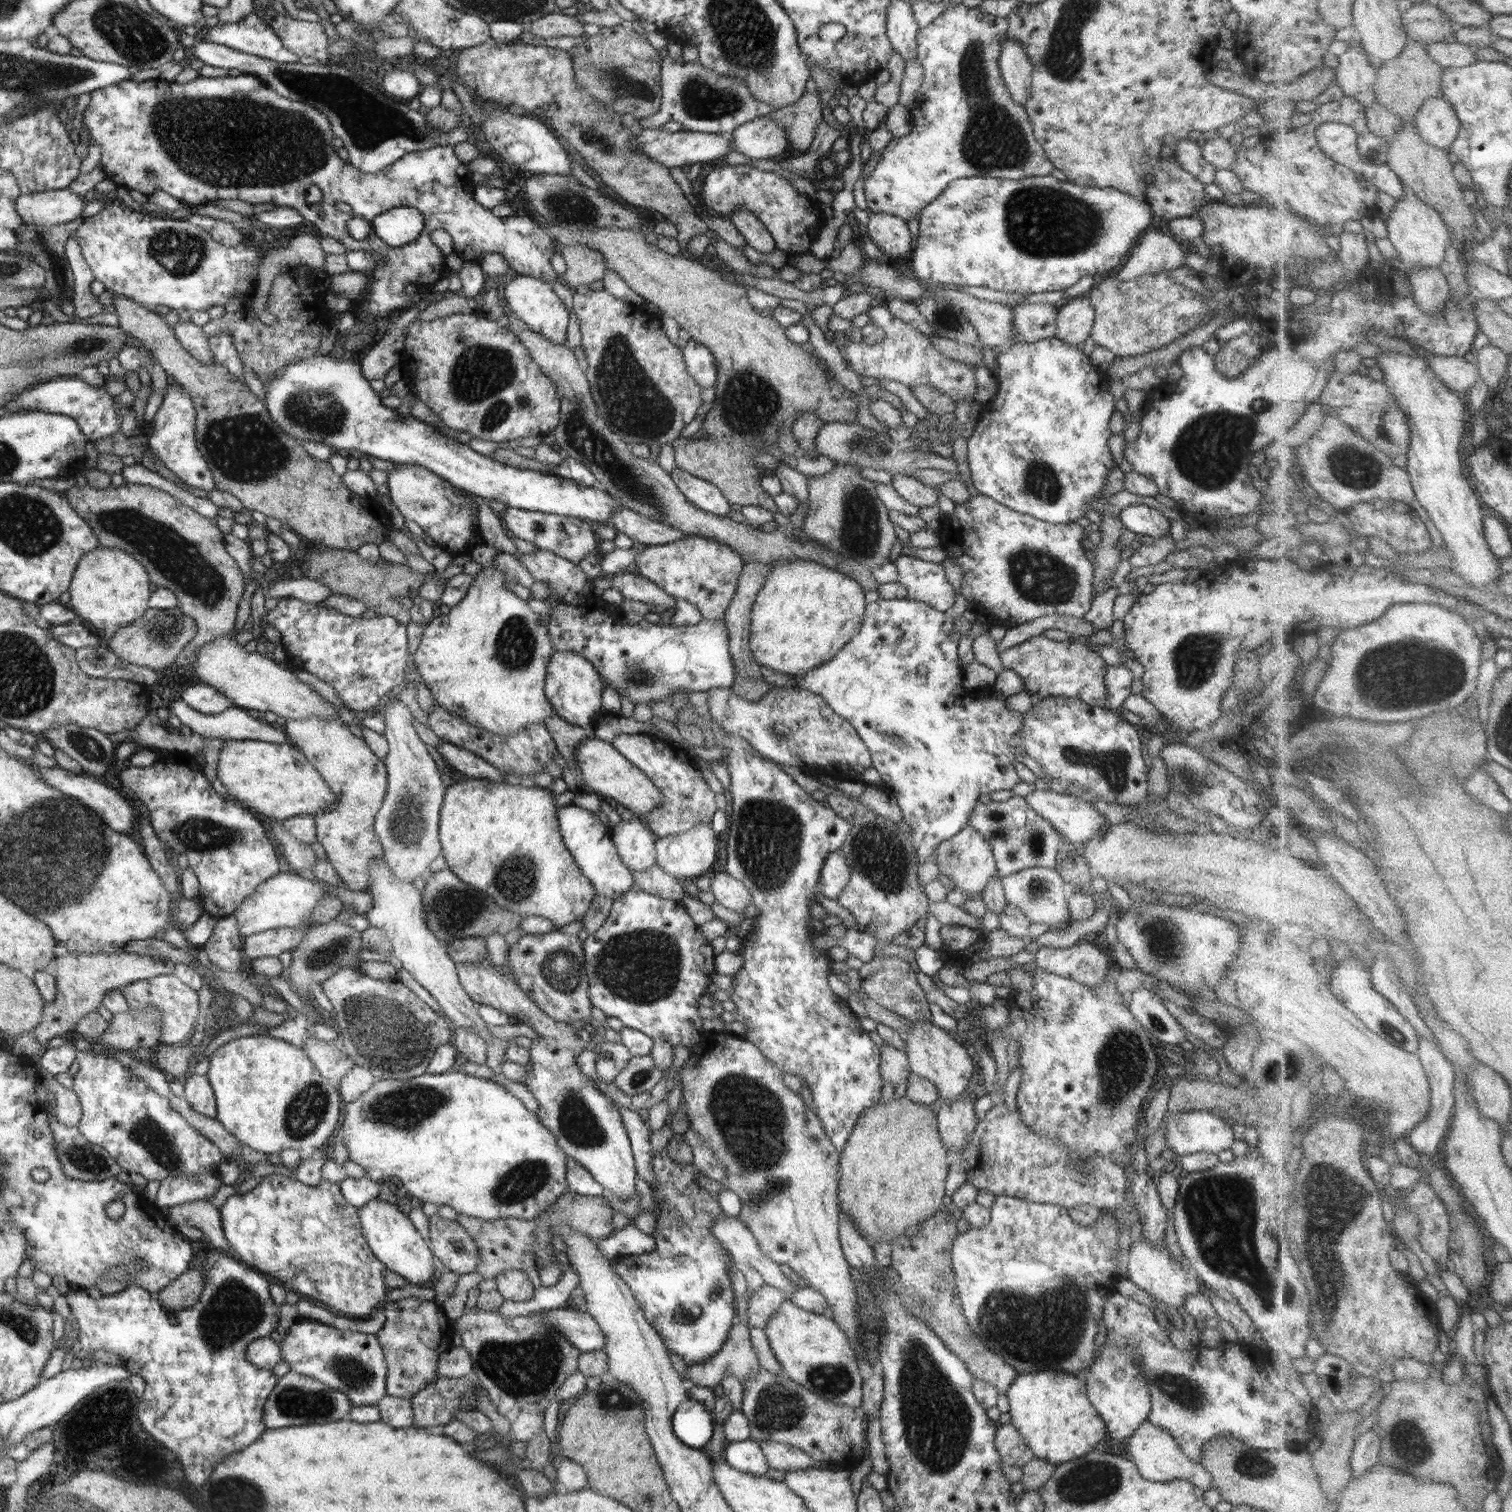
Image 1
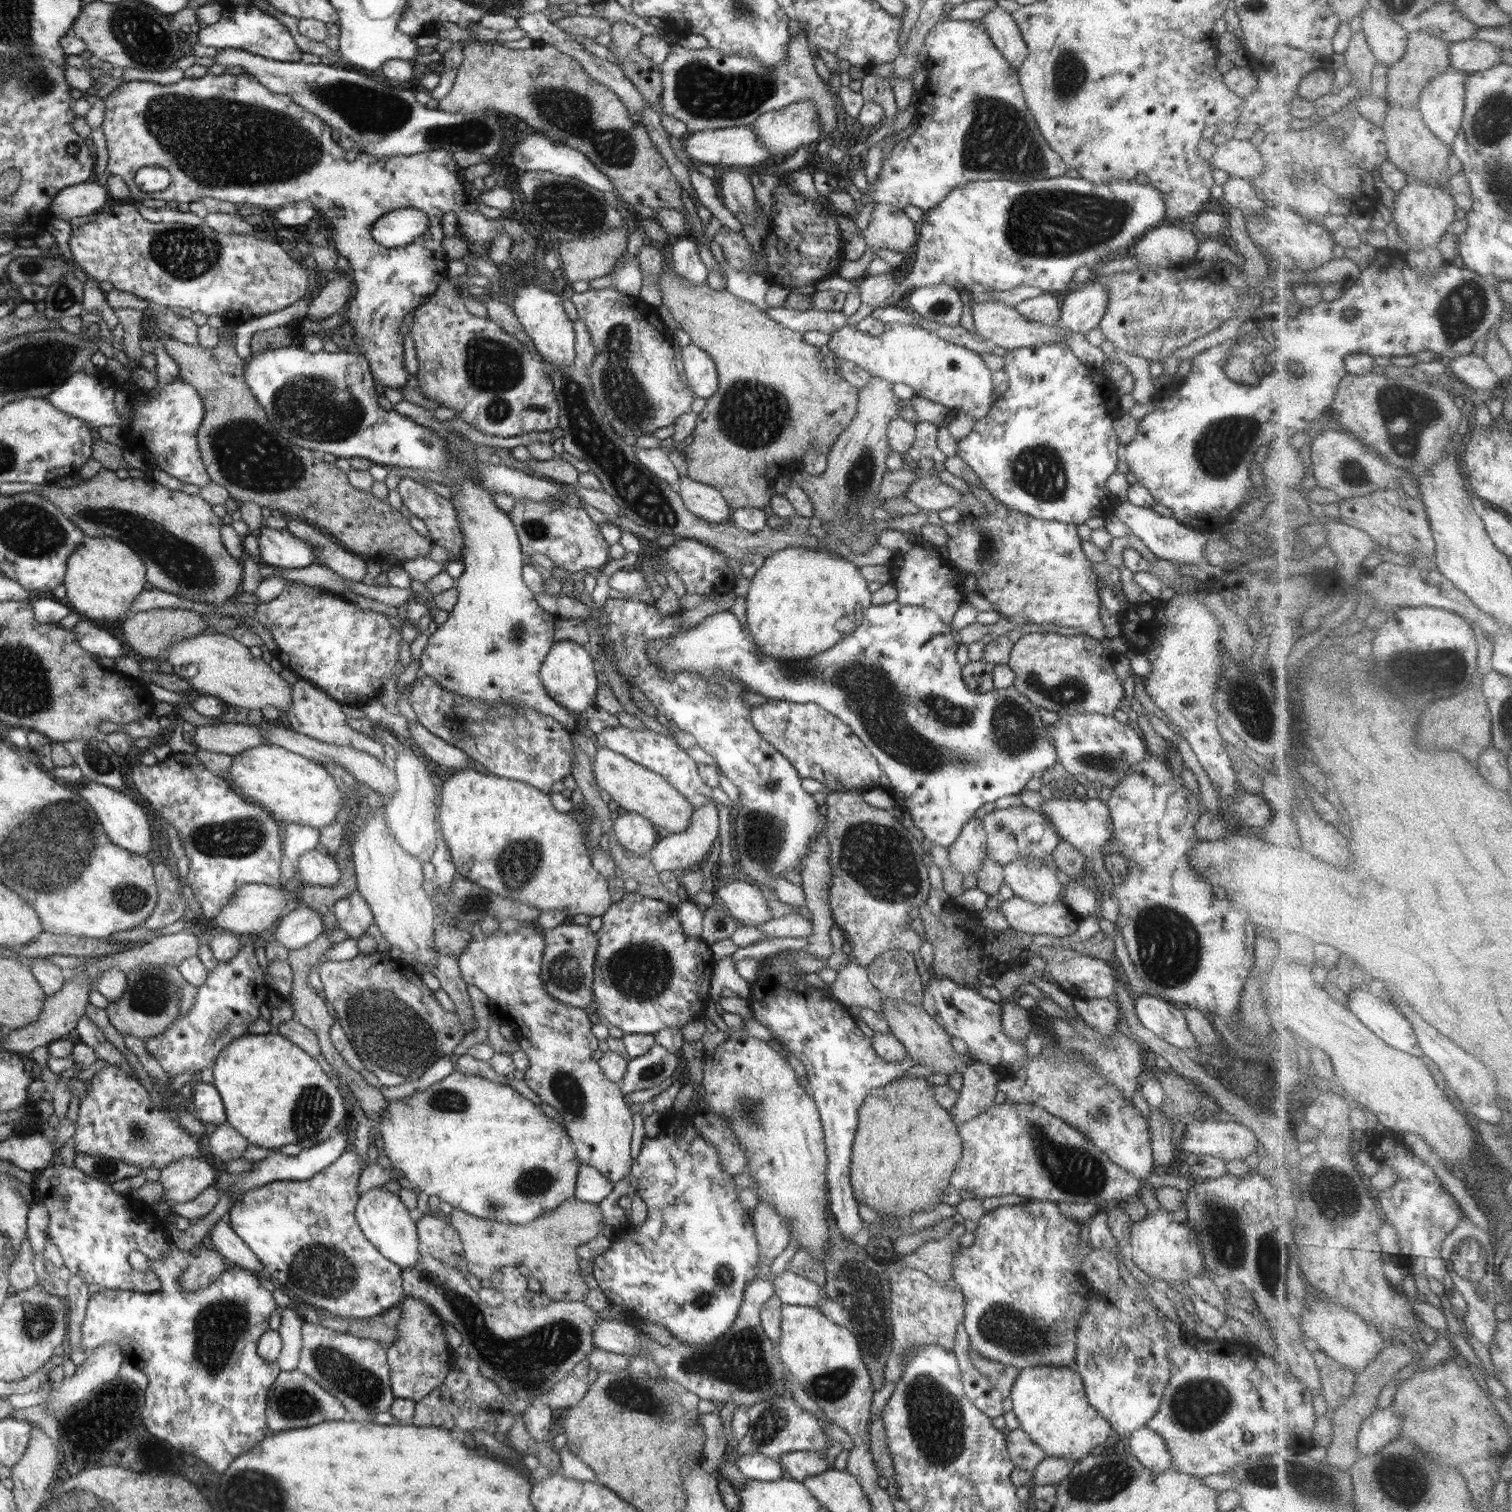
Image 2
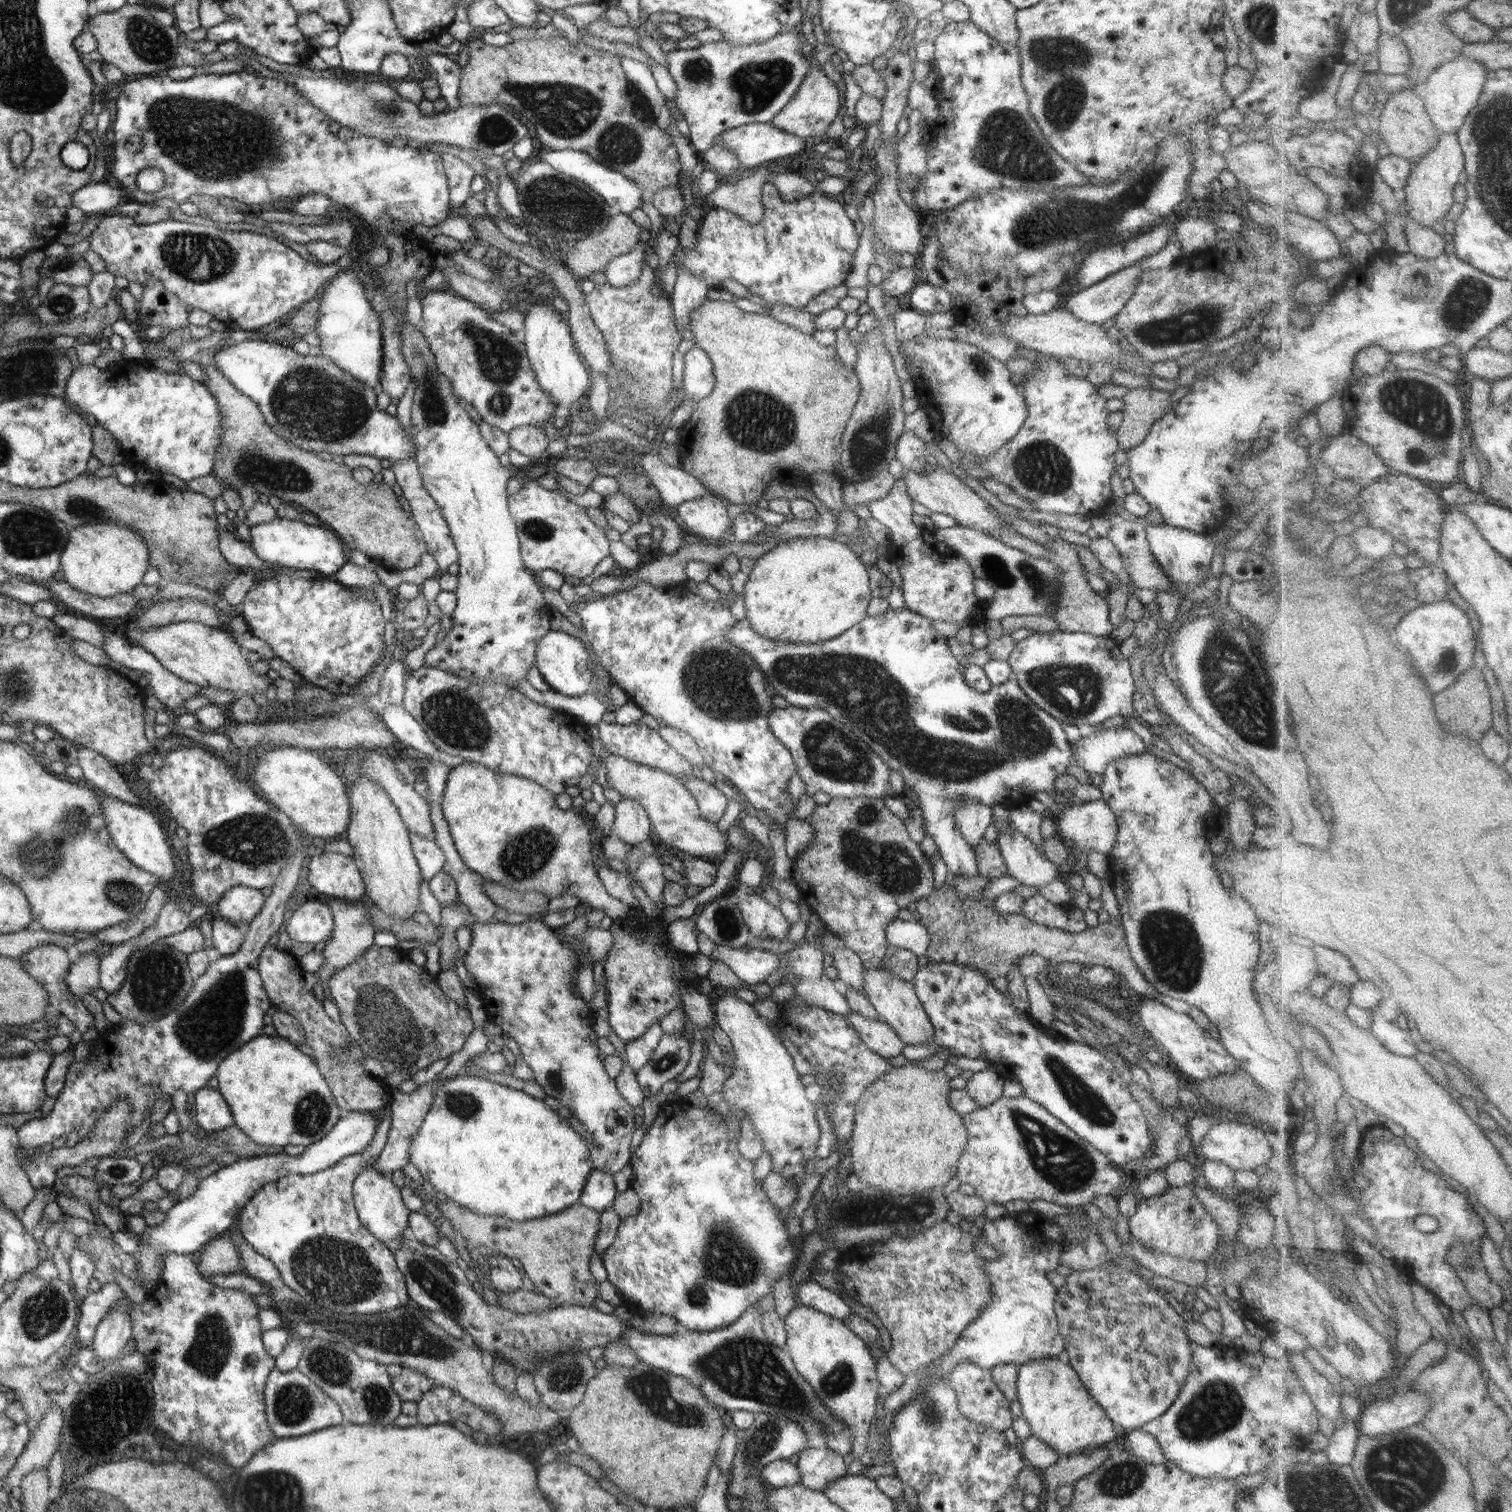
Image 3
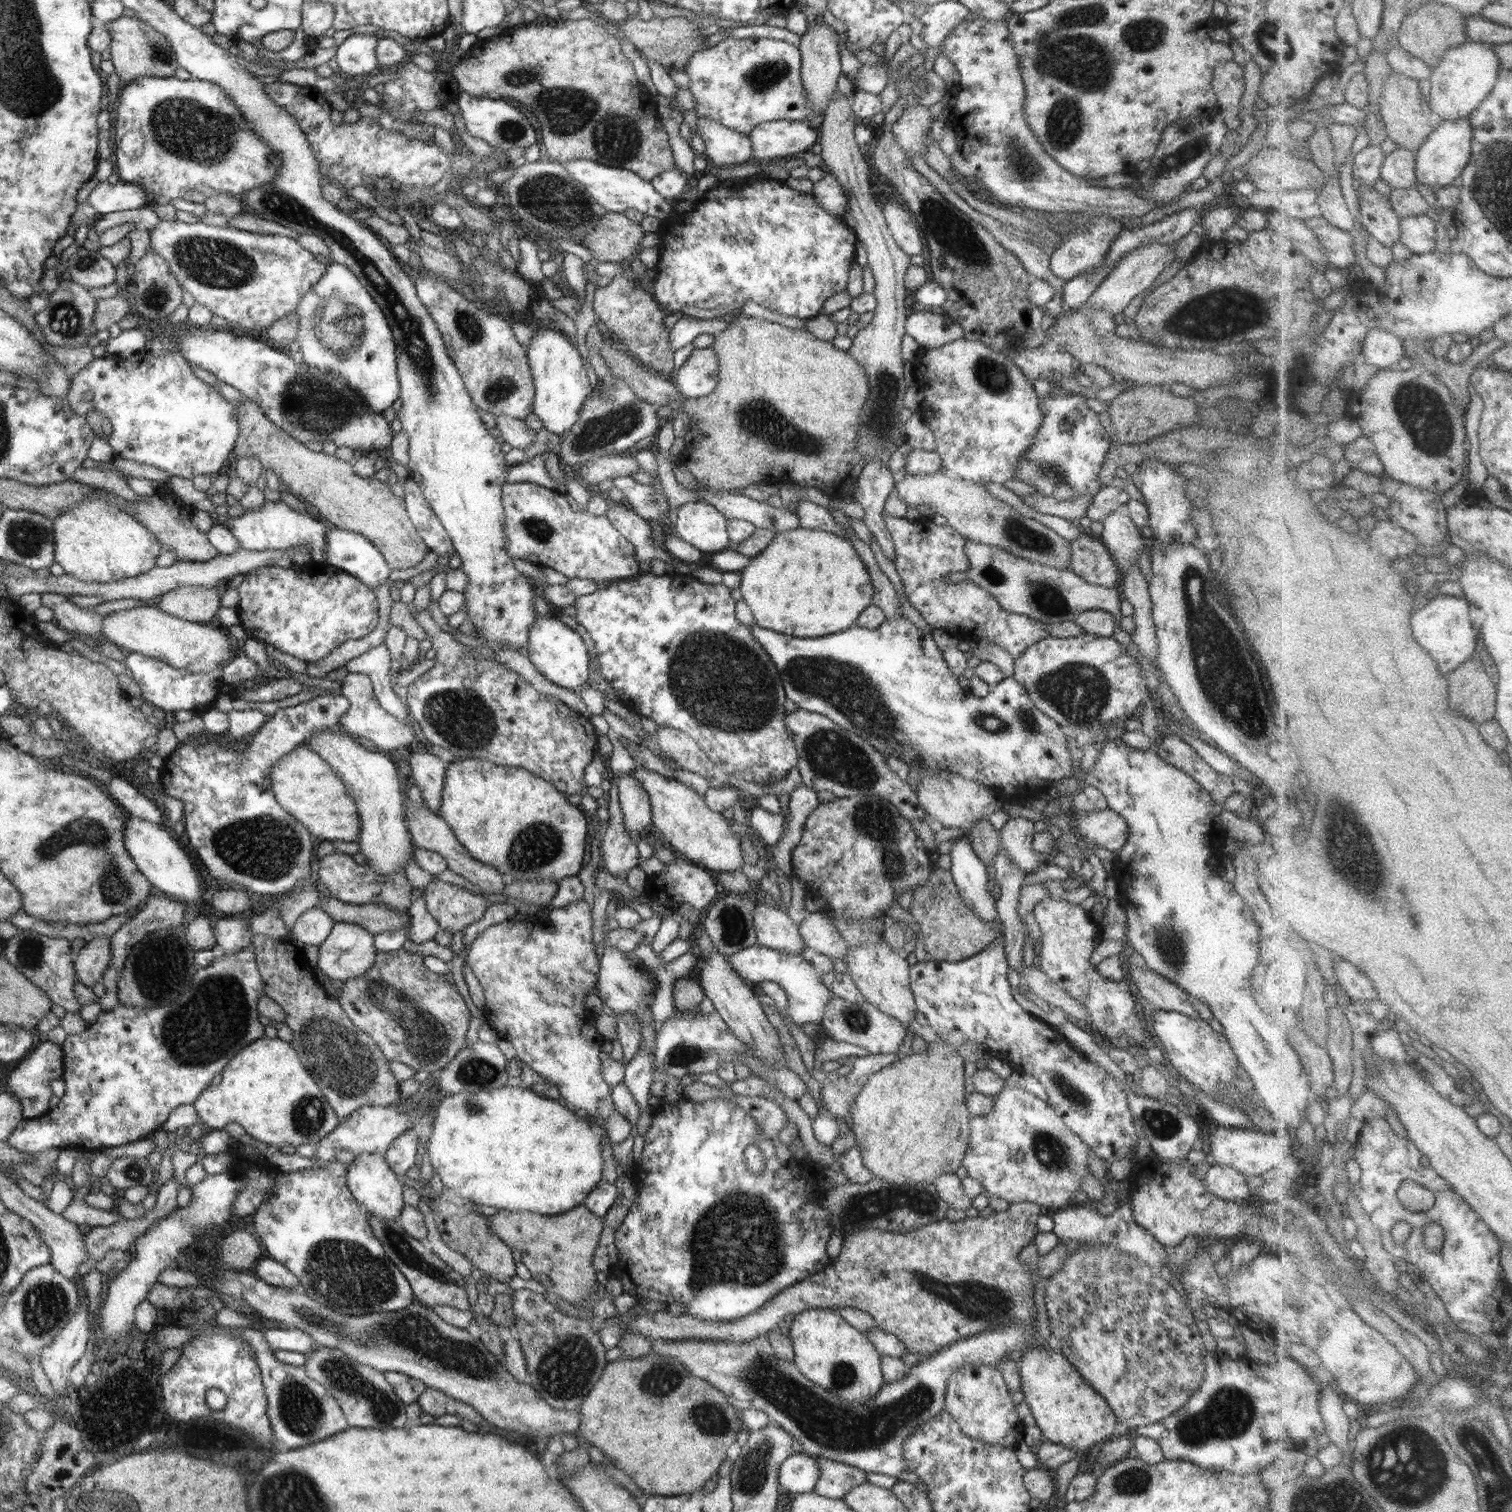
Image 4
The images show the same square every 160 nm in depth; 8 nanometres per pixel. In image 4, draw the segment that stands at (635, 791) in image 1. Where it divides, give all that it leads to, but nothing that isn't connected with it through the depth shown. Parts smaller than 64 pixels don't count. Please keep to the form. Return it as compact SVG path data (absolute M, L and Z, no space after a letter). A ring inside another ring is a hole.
M636 766L631 775L642 785L650 799L651 828L660 830L661 837L672 852L715 874L743 870L743 850L739 835L730 829L730 821L722 813L710 810L695 790L683 782L666 778L642 766Z

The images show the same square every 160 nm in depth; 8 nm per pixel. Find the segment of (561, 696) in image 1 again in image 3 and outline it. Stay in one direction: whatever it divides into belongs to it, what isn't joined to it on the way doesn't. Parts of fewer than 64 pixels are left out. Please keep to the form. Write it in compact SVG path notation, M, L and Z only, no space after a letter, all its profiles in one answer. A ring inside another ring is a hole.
M550 629L542 638L536 649L535 666L552 691L571 697L590 692L594 671L592 659L582 641L564 631Z

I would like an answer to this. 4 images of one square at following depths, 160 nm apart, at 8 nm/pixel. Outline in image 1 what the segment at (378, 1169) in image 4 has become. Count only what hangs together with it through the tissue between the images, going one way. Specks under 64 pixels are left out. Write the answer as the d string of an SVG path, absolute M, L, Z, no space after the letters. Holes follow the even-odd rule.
M376 1198L359 1210L365 1238L377 1258L392 1272L403 1276L410 1284L428 1284L428 1280L434 1276L433 1250L428 1248L424 1238L418 1234L418 1230L412 1226L412 1221L408 1220L408 1216L400 1207Z

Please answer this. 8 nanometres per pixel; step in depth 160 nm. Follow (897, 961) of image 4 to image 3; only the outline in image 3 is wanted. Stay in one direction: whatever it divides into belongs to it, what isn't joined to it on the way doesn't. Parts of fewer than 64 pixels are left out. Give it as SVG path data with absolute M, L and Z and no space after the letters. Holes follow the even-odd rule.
M884 964L866 966L864 973L862 973L865 995L878 1011L879 1020L891 1026L906 1045L931 1042L934 1036L934 1027L920 999L917 998L913 983L902 981L902 979L890 975L890 971L885 968ZM873 968L879 969L872 971Z

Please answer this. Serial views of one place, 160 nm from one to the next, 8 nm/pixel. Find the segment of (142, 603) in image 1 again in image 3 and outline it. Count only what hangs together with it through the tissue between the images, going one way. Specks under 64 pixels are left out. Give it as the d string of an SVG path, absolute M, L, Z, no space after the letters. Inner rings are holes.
M98 522L71 528L69 541L61 552L61 571L70 587L108 598L132 592L148 570L149 547L145 539L120 522Z

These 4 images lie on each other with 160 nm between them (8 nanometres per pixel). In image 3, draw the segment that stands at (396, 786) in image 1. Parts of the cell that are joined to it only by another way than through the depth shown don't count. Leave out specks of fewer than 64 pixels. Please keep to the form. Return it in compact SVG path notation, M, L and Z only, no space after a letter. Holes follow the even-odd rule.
M410 831L413 853L421 867L421 874L426 880L434 878L445 865L443 850L434 839L429 839Z

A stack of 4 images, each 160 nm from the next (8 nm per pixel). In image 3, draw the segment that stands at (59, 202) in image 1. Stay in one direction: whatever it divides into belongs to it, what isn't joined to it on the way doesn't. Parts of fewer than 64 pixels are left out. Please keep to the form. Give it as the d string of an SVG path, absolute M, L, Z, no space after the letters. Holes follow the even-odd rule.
M102 181L83 186L72 197L72 208L80 209L85 214L108 213L129 200L121 186L110 187L108 183Z

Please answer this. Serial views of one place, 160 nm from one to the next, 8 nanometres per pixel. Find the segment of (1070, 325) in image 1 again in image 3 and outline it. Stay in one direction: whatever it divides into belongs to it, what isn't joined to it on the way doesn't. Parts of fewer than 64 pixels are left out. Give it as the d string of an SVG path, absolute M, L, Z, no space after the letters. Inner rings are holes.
M1137 263L1123 268L1104 277L1100 282L1082 287L1075 294L1064 296L1062 308L1067 308L1082 322L1101 325L1122 310L1139 283L1142 271L1145 268L1140 268Z

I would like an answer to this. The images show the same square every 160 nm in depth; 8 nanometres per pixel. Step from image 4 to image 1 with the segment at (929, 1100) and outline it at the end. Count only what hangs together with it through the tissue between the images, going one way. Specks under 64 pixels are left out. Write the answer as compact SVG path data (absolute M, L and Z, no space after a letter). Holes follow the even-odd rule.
M906 1095L900 1096L900 1098L894 1097L888 1103L882 1104L879 1102L876 1106L869 1108L858 1117L857 1123L854 1125L844 1148L840 1152L839 1172L841 1175L837 1193L839 1199L839 1212L847 1214L852 1219L852 1222L860 1231L860 1234L867 1238L871 1246L872 1242L892 1243L895 1238L904 1235L908 1228L912 1228L912 1226L916 1226L916 1224L920 1225L934 1213L942 1210L942 1198L945 1196L945 1180L946 1176L950 1173L948 1162L951 1160L940 1138L937 1116L932 1112L928 1104L912 1102Z

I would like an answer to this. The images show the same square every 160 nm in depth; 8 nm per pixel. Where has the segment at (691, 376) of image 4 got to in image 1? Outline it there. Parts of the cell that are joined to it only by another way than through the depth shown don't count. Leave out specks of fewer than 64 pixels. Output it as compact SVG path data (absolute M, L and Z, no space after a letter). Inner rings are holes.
M692 338L683 344L682 349L684 362L694 380L703 390L714 387L717 383L718 369L712 351Z

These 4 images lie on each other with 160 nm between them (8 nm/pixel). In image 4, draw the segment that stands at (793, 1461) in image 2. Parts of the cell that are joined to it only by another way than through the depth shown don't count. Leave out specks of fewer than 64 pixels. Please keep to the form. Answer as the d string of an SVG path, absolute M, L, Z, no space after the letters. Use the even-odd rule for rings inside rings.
M818 1457L818 1467L820 1475L813 1491L826 1498L841 1499L851 1488L868 1481L864 1471L828 1458Z

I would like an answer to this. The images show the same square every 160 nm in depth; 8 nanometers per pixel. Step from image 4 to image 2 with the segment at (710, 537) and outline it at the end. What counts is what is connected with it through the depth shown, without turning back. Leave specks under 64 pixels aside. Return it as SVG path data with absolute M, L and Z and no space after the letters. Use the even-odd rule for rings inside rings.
M680 476L677 494L682 498L688 512L714 523L731 521L732 509L717 488L695 482L688 476Z

